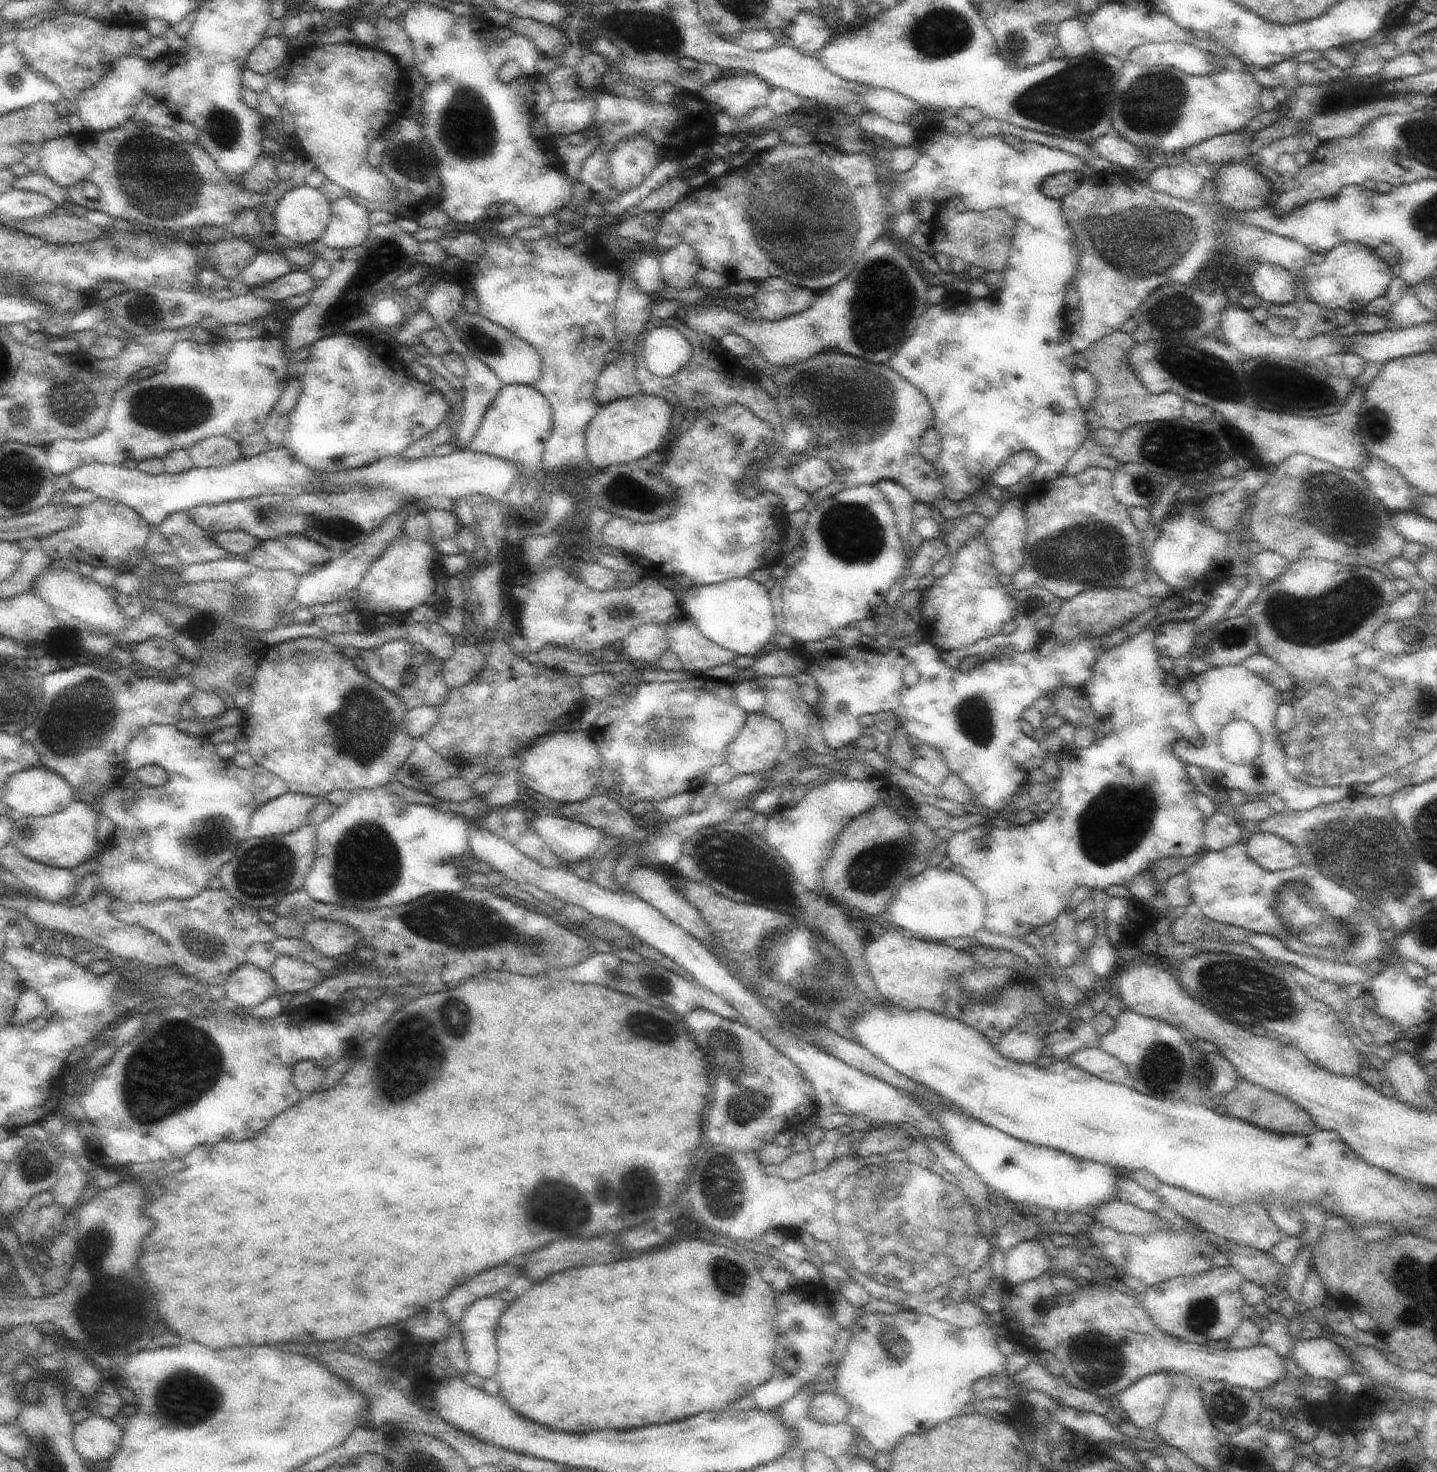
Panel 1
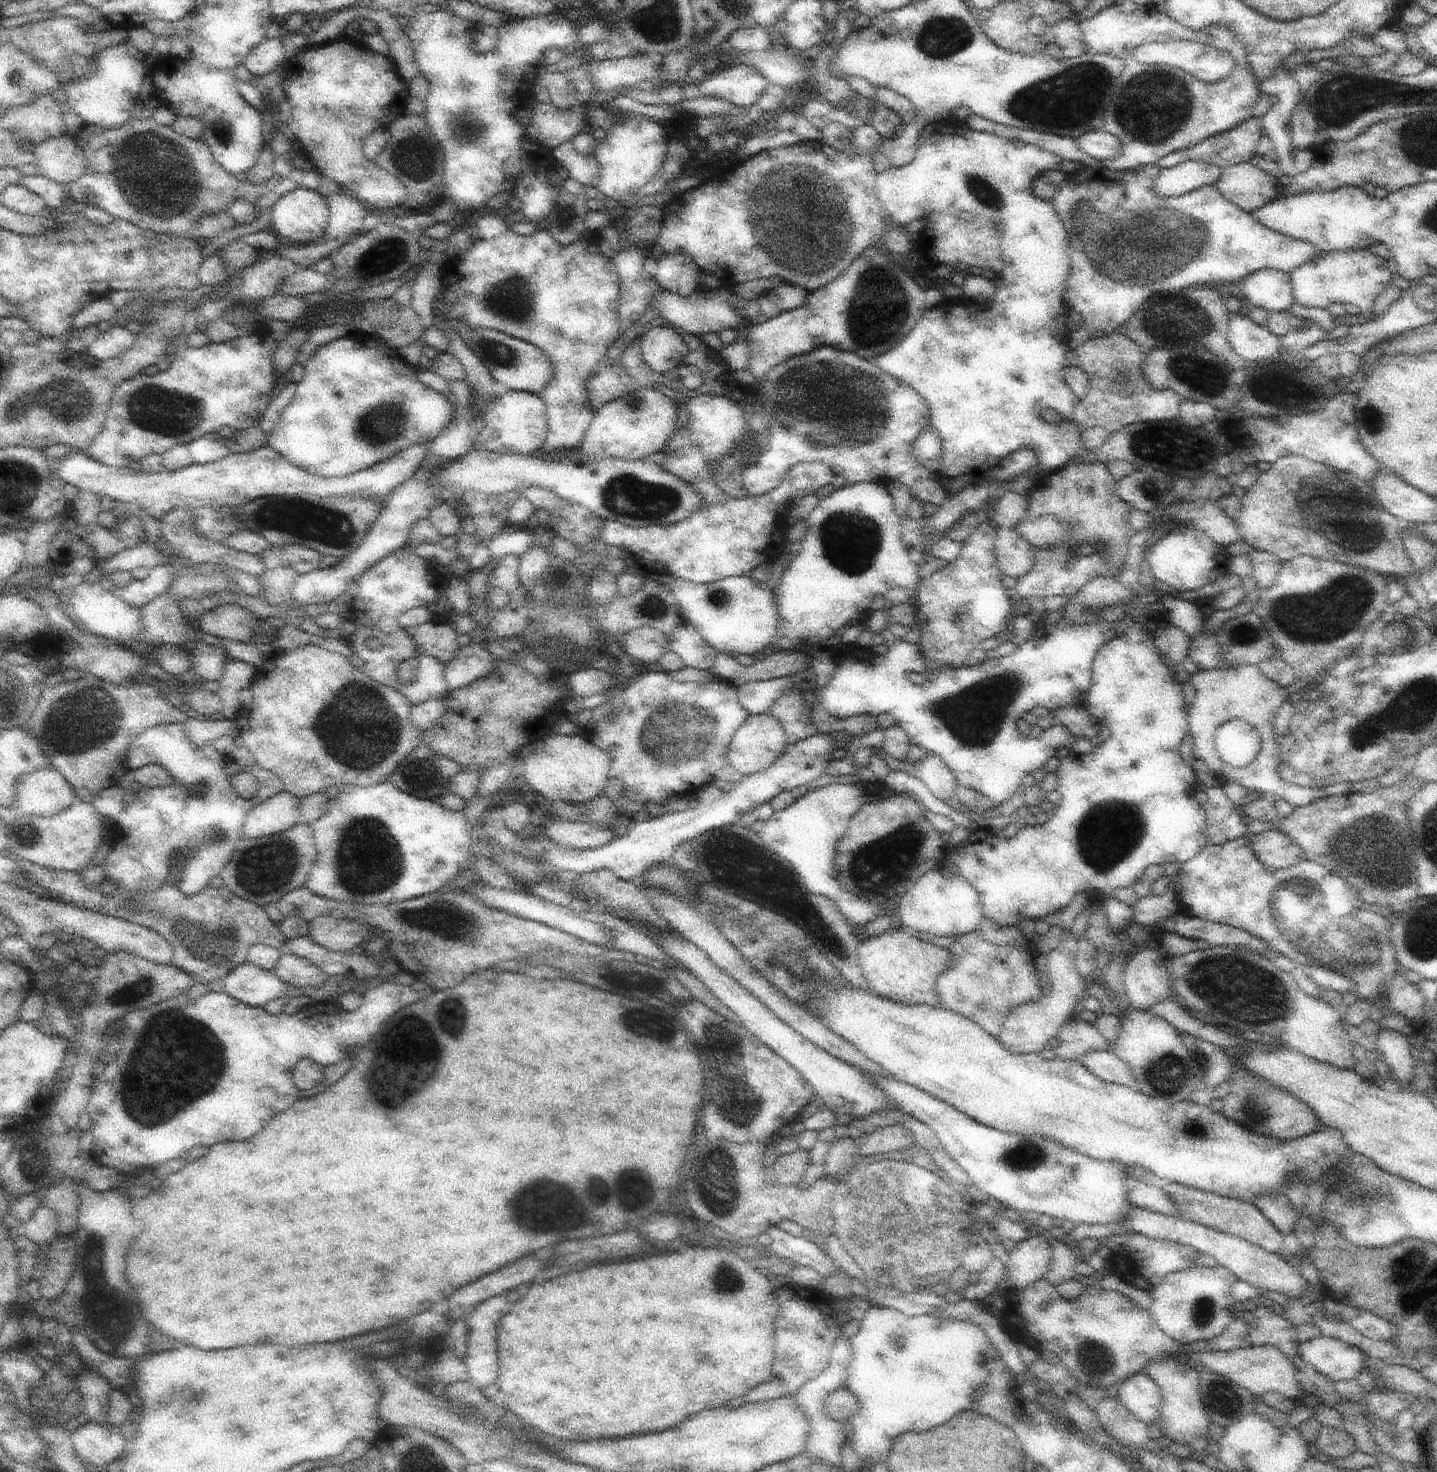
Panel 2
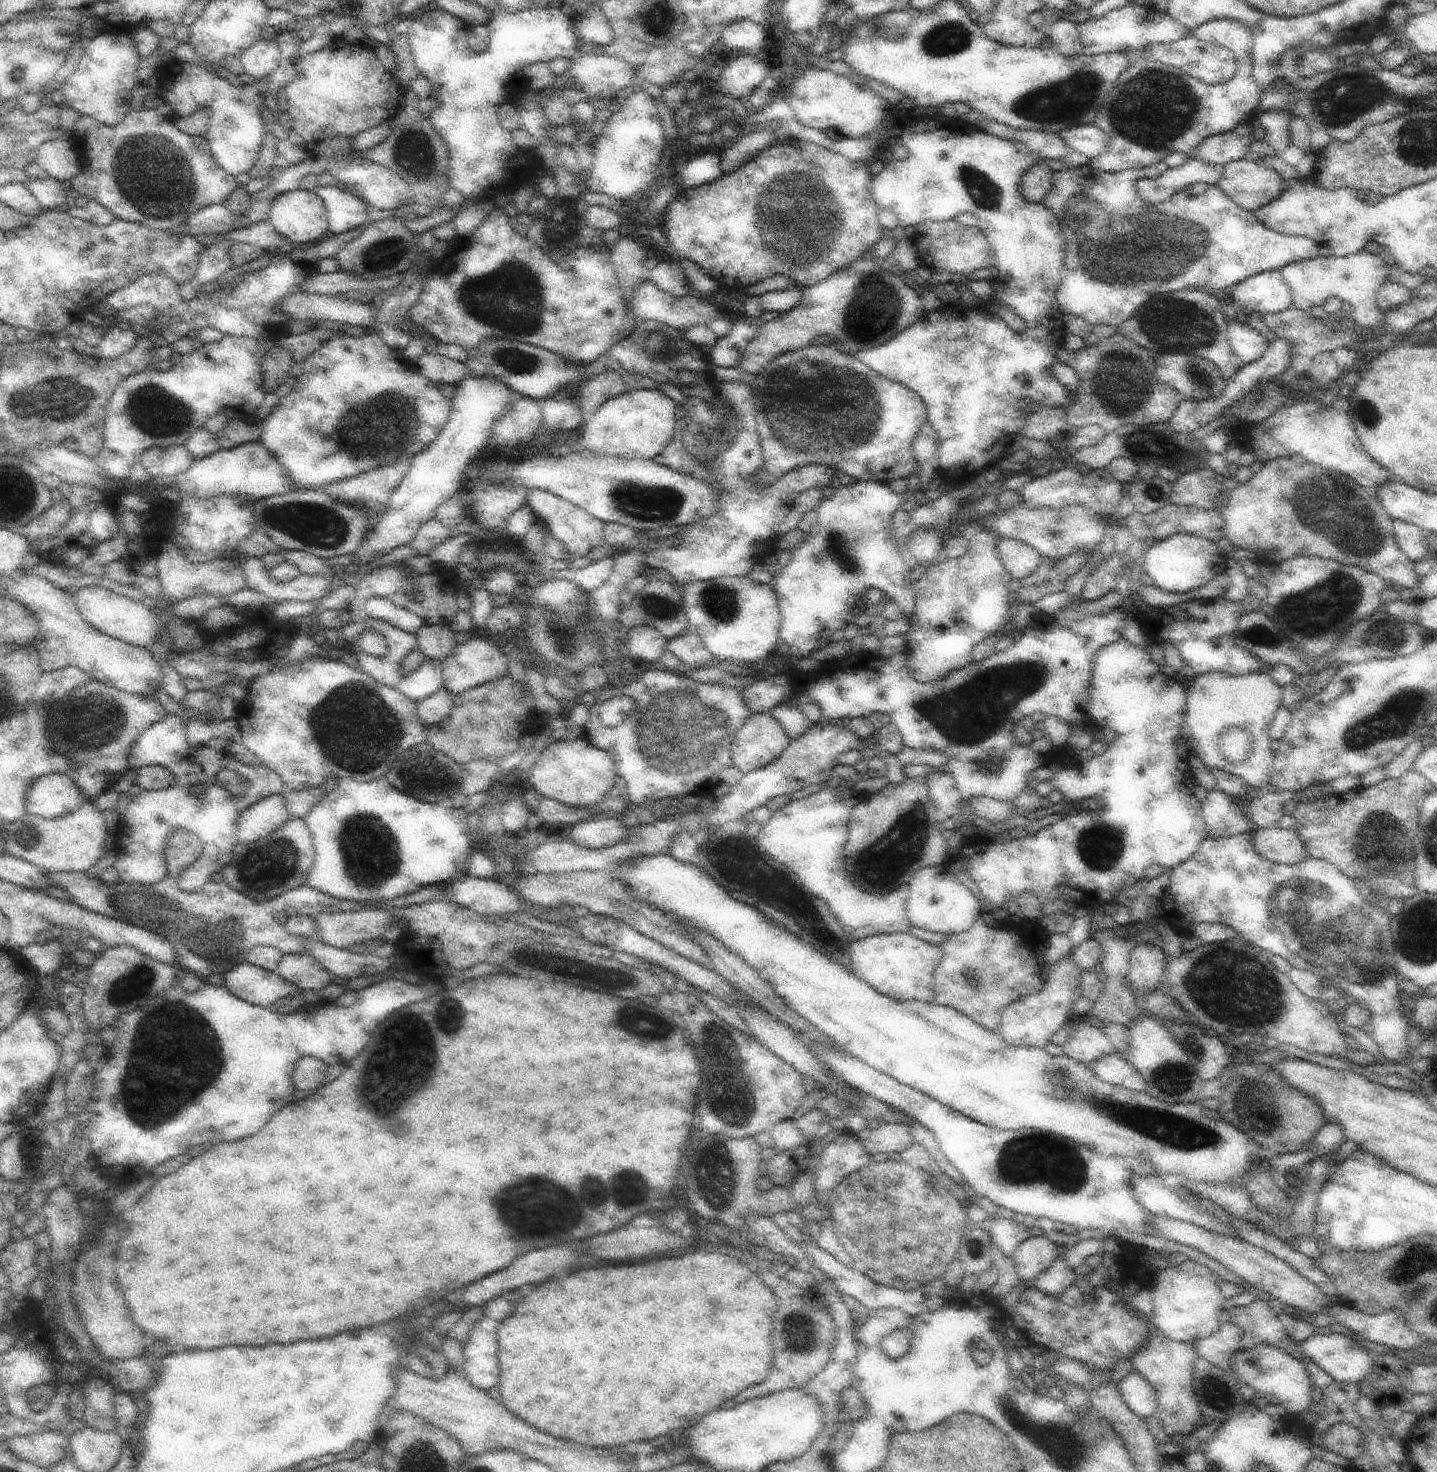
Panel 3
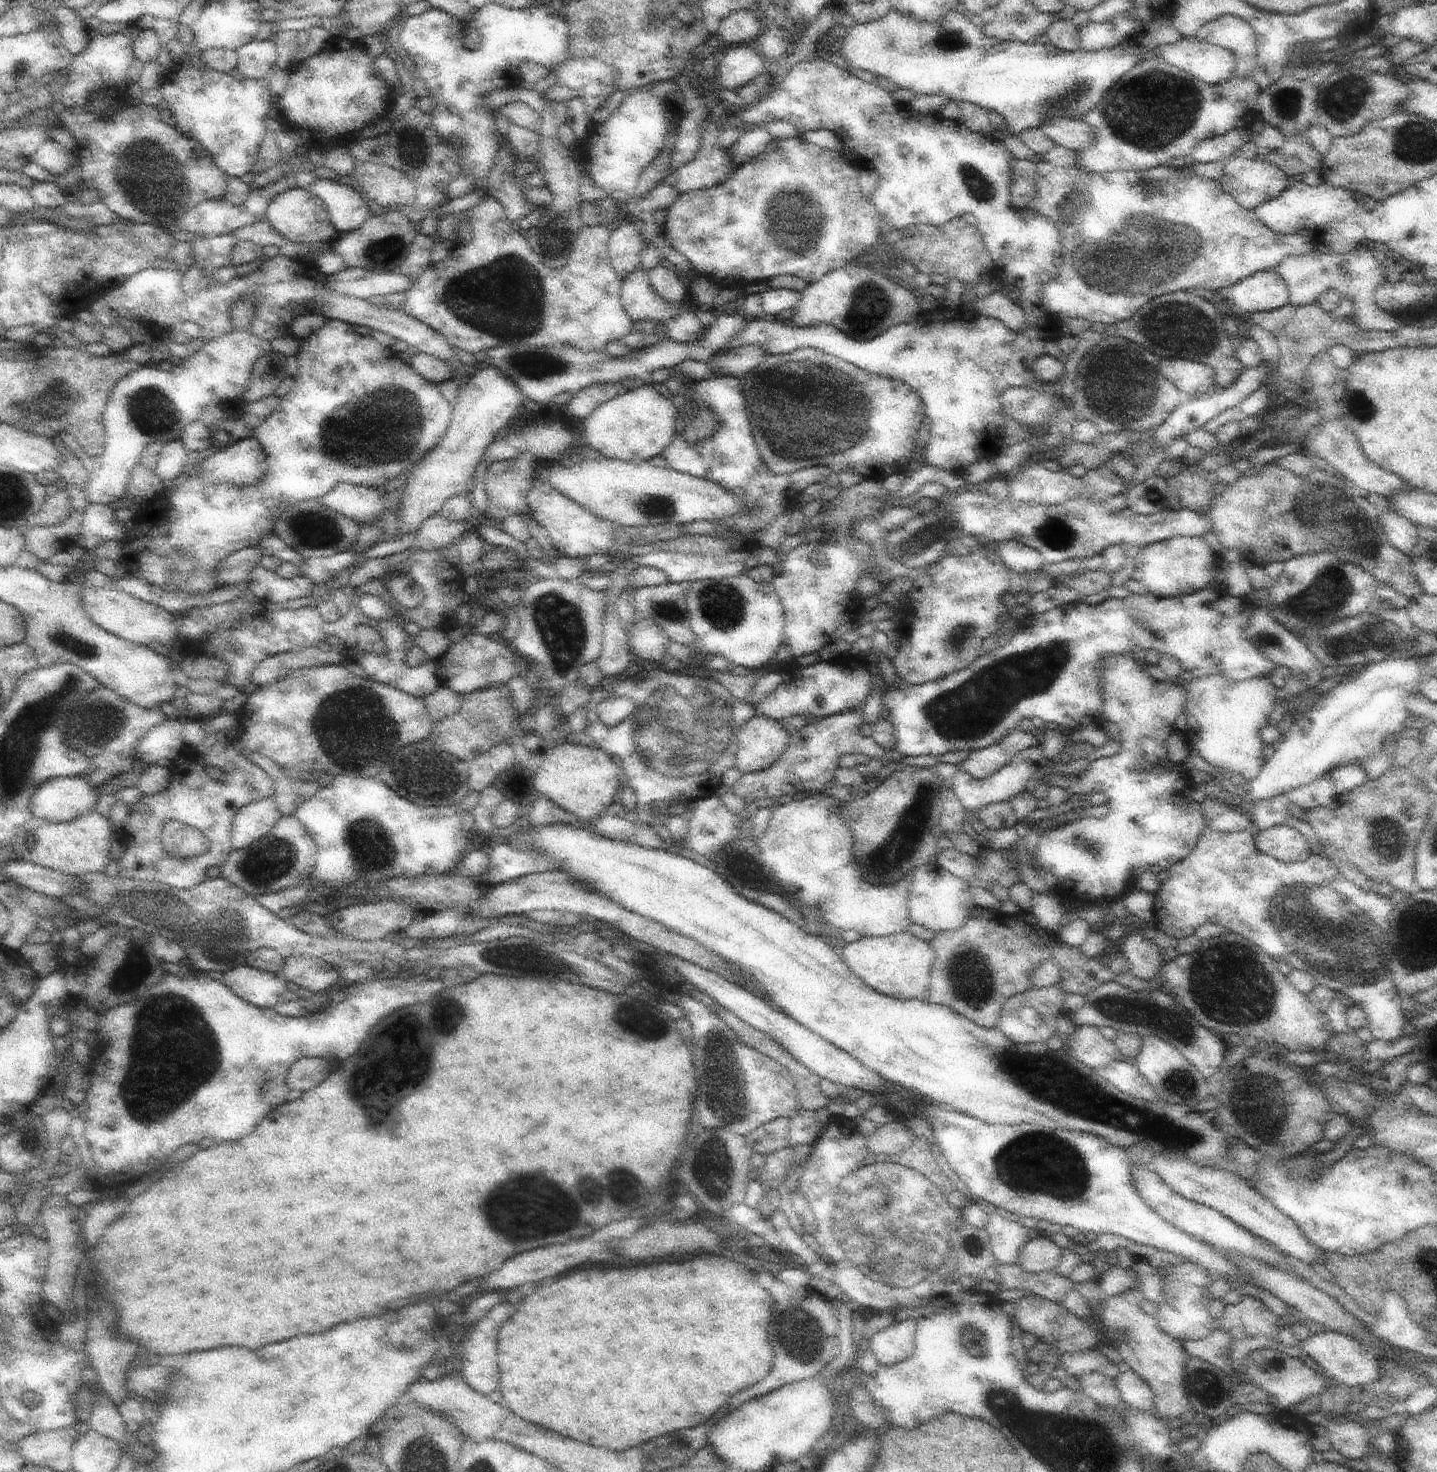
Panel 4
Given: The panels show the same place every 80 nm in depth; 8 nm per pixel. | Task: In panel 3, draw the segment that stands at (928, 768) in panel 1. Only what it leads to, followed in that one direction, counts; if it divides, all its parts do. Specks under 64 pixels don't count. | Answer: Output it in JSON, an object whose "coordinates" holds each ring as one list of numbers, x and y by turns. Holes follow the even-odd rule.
{"coordinates":[[934,767,924,778,927,781,929,795,933,798,941,818,948,818,961,811,962,797,950,771]]}

